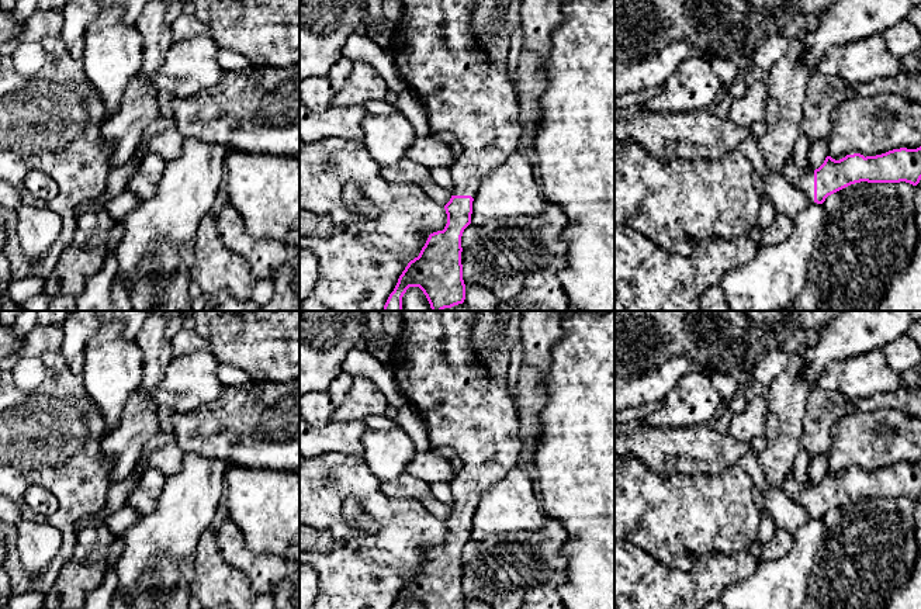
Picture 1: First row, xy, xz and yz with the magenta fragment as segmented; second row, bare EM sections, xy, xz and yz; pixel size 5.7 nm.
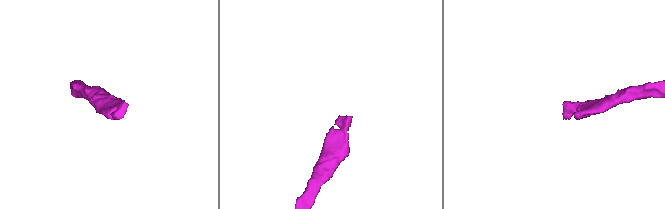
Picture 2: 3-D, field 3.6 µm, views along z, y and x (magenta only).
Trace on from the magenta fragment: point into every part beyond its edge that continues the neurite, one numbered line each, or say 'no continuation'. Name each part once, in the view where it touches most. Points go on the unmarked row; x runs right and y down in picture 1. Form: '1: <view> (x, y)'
1: yz (802, 494)

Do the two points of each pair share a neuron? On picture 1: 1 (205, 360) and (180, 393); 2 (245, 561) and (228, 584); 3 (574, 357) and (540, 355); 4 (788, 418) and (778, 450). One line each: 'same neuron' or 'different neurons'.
1: same neuron
2: different neurons
3: different neurons
4: same neuron

